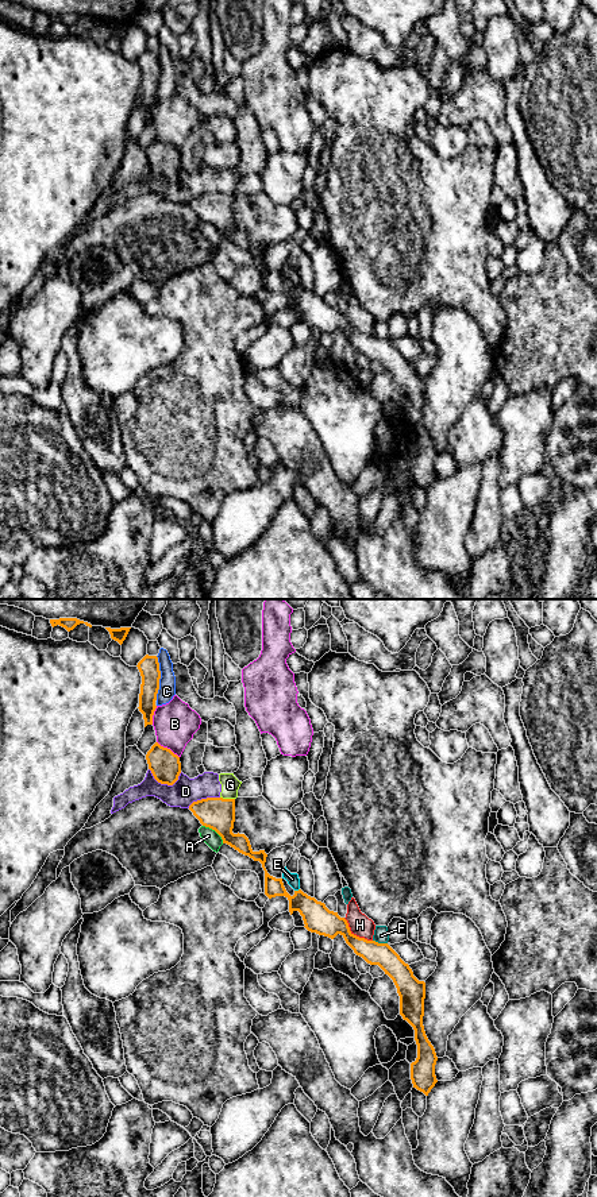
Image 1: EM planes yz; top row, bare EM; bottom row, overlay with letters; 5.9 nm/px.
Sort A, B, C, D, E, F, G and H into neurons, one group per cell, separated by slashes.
A / B / C / D G / E / F / H

